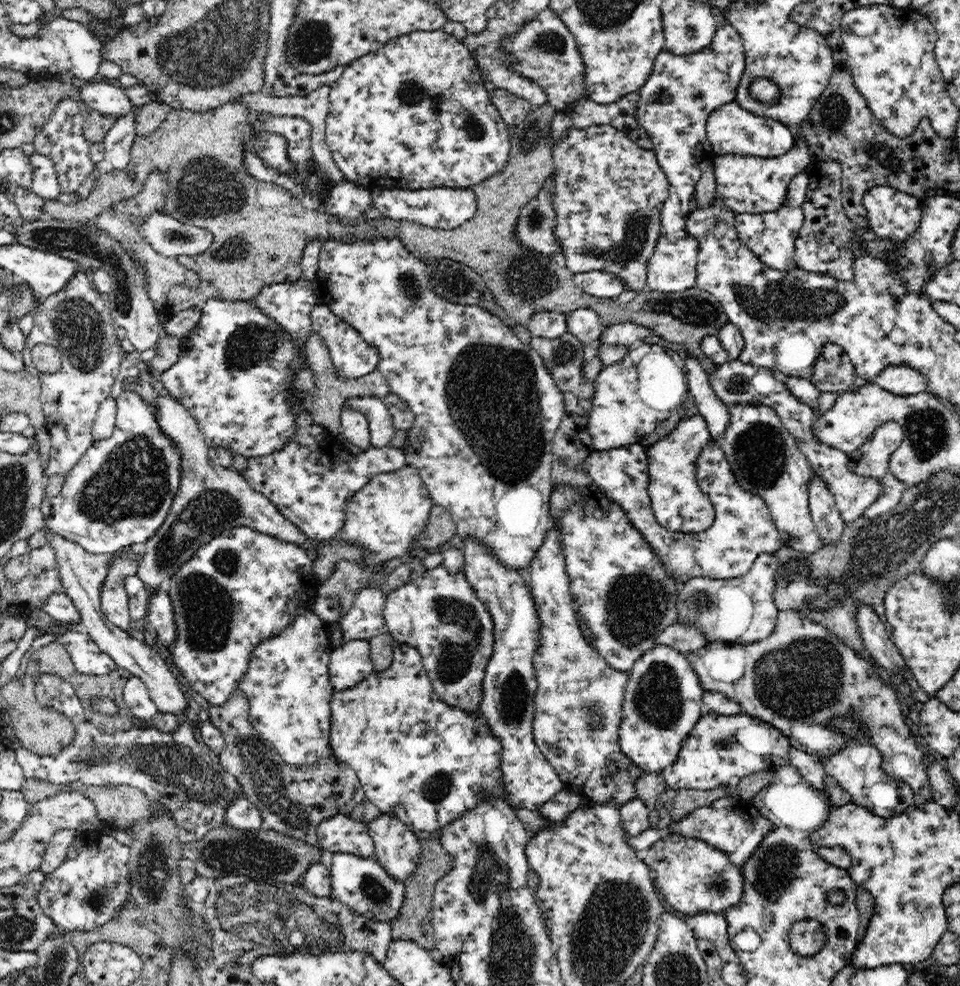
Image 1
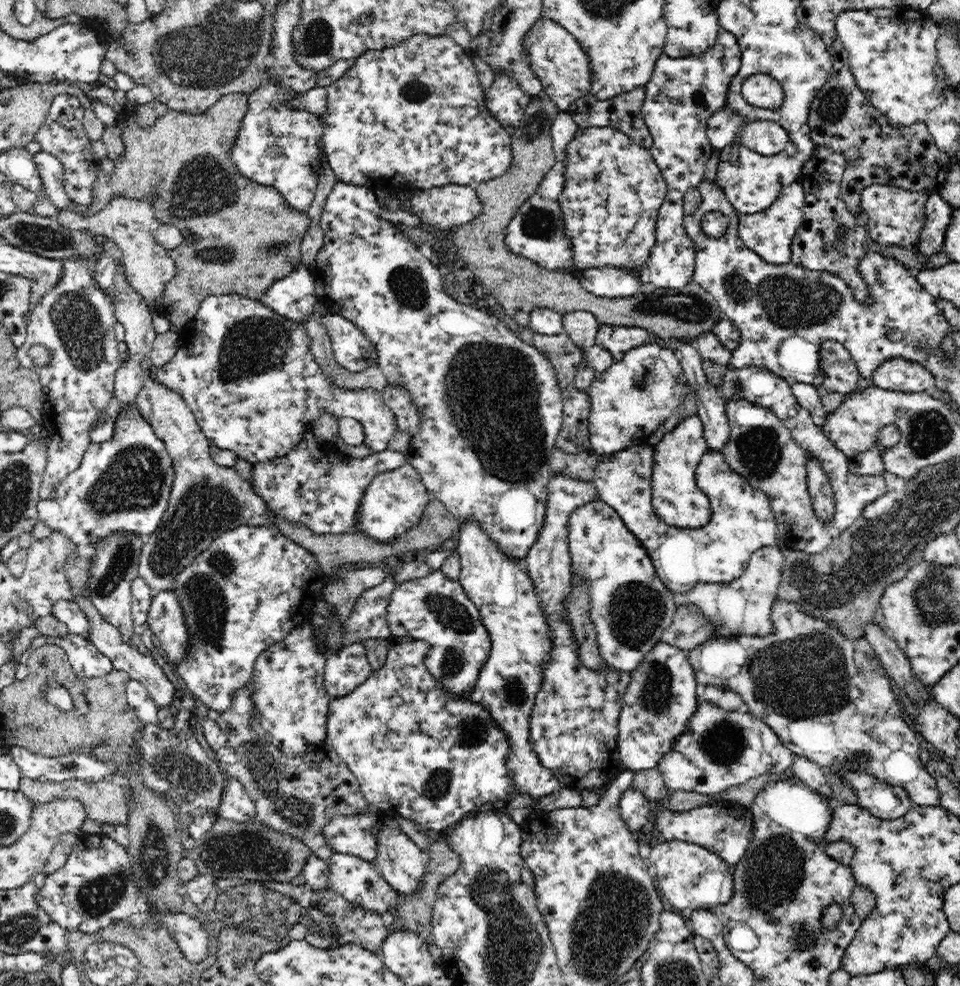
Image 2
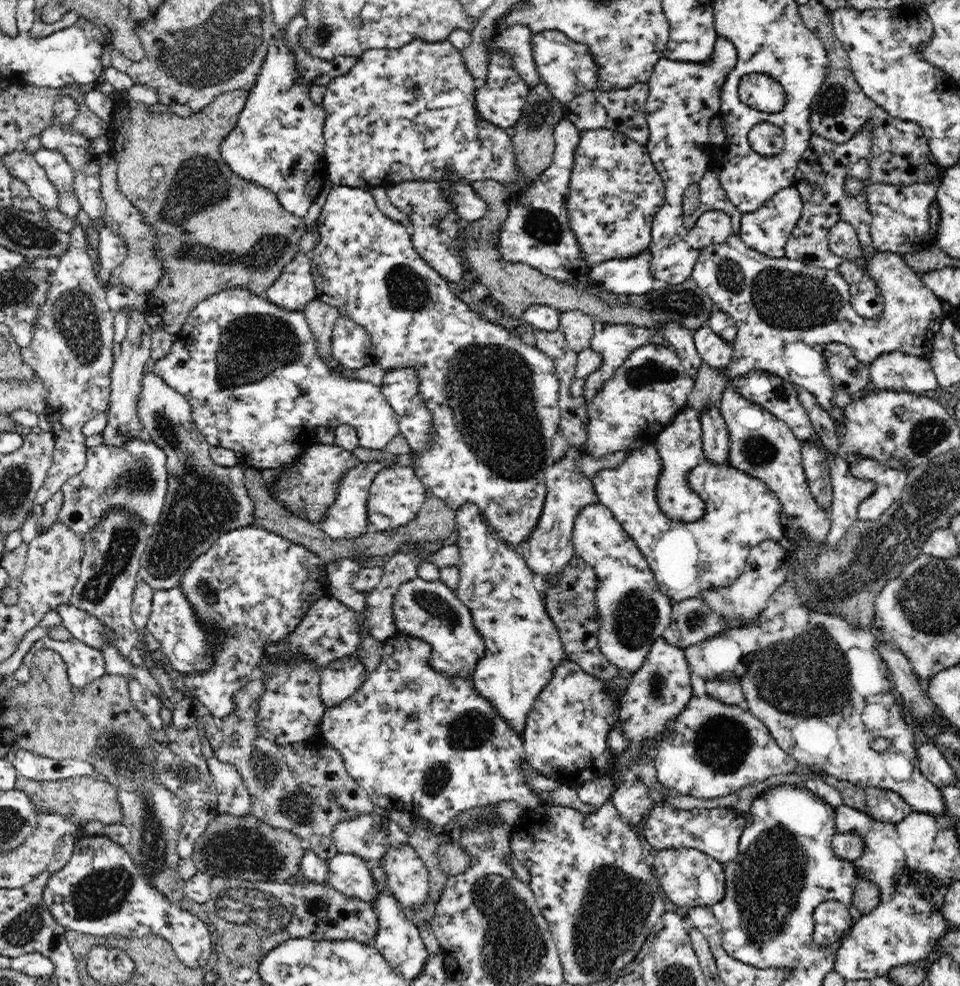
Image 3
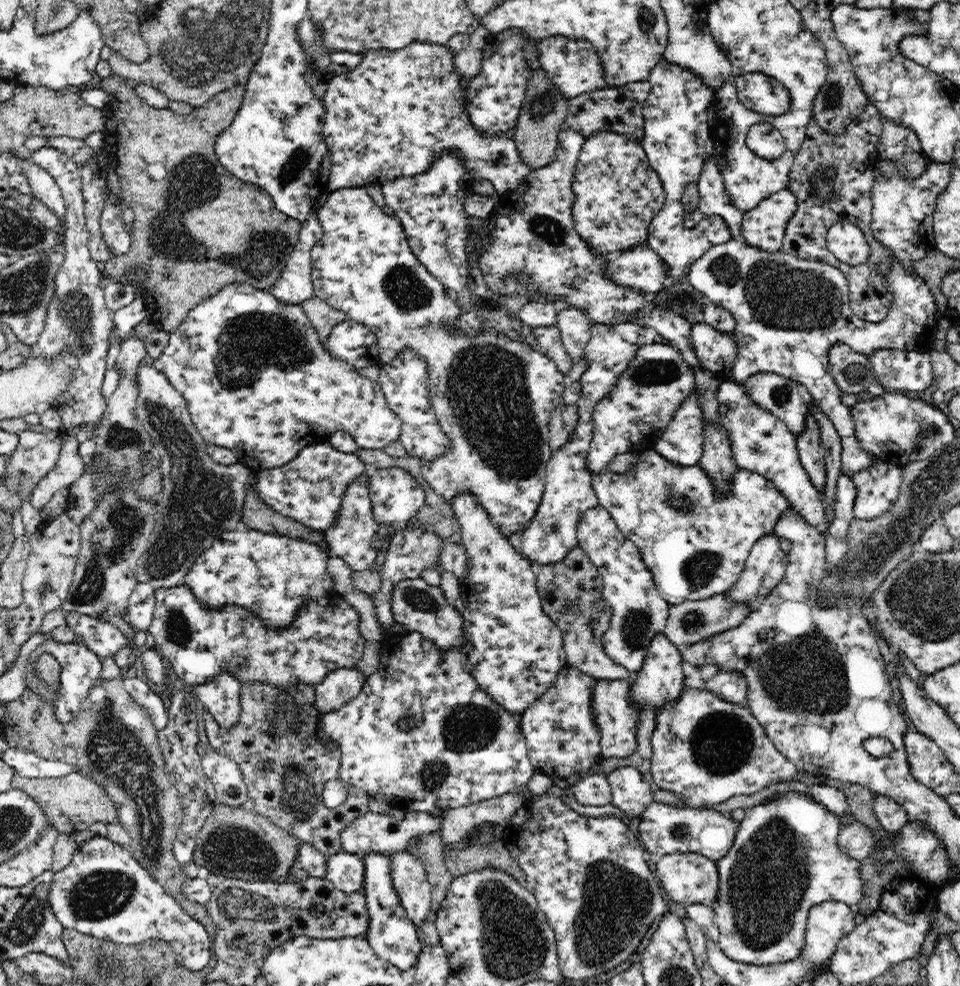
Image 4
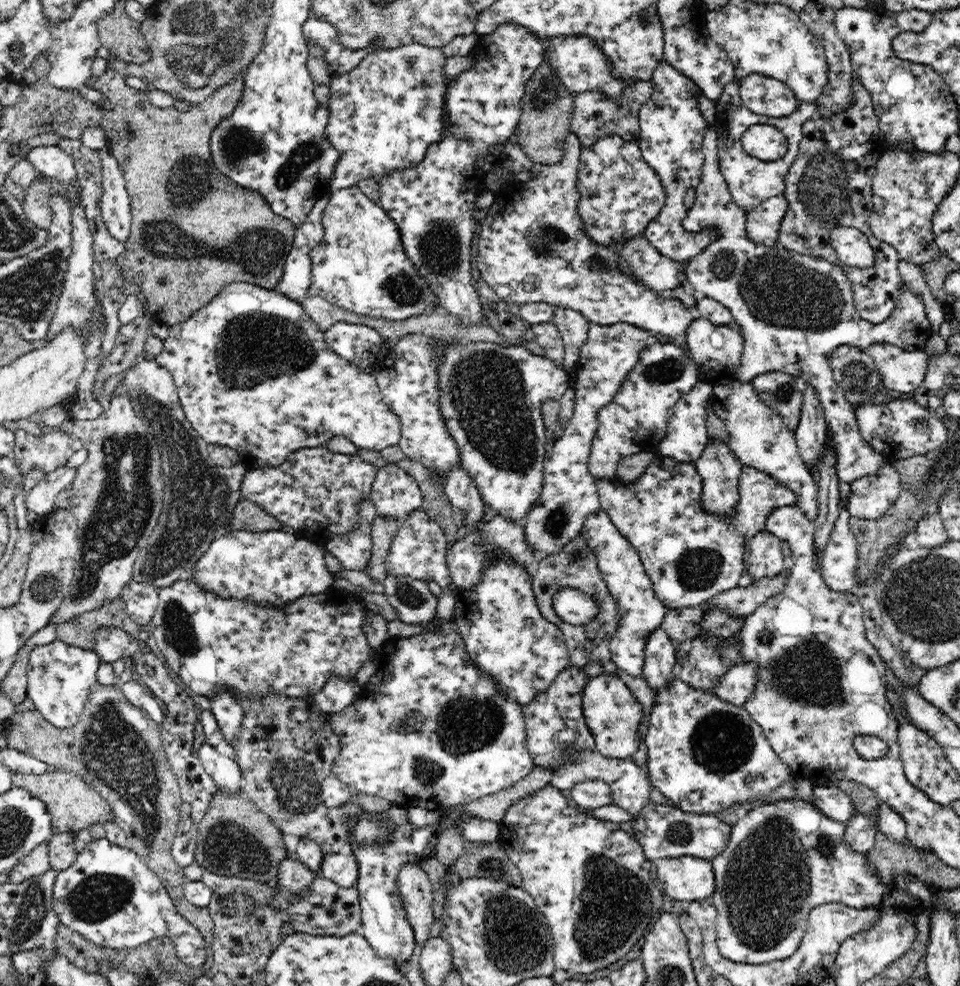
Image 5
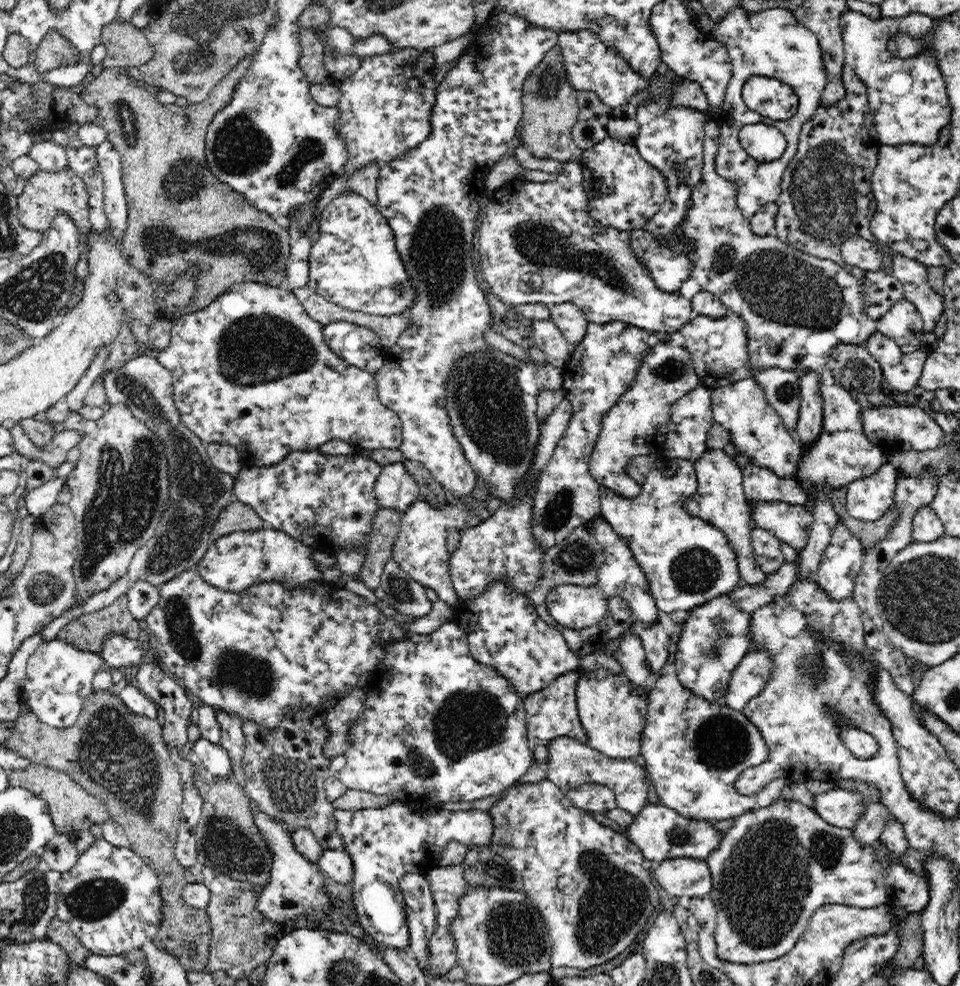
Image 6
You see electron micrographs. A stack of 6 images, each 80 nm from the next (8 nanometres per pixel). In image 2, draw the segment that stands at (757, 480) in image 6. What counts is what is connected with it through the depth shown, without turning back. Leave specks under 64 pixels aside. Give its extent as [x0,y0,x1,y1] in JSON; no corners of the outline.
[592,446,783,596]

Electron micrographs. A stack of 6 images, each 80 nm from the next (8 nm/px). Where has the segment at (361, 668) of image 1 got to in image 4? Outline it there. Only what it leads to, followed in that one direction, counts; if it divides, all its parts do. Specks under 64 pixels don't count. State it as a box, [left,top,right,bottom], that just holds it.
[315,667,366,714]

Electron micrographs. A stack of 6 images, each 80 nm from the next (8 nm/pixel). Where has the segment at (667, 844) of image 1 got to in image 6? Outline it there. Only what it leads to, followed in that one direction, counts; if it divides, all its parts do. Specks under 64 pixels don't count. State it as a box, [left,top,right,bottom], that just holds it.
[652,857,712,899]

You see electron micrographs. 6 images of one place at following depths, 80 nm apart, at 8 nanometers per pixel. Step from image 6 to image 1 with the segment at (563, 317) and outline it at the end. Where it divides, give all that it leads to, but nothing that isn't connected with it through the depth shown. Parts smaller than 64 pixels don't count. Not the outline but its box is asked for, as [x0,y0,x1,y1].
[566,308,604,345]

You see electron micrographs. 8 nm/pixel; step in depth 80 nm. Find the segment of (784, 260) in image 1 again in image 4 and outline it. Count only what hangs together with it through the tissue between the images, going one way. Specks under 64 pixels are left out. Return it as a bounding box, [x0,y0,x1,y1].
[742,189,797,252]

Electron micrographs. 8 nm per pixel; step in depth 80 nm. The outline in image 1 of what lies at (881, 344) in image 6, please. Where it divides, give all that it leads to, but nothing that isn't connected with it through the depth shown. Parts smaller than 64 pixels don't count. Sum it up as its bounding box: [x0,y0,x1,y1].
[872,366,926,395]

